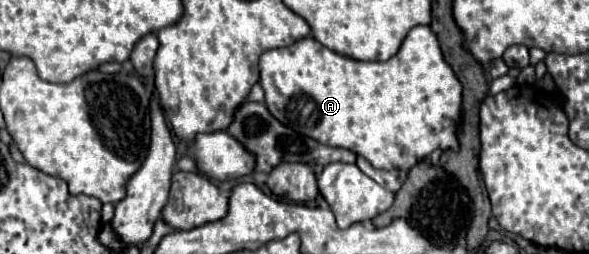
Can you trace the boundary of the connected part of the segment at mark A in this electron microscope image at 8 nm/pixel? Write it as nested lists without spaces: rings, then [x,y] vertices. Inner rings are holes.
[[[414,27],[406,39],[402,41],[402,47],[400,51],[380,63],[380,61],[372,61],[372,63],[366,63],[366,61],[356,61],[356,59],[350,59],[350,57],[344,57],[344,55],[338,55],[334,51],[330,51],[328,47],[320,45],[316,39],[312,37],[304,37],[300,41],[296,41],[294,45],[290,47],[280,47],[280,49],[270,49],[270,51],[264,51],[260,55],[260,85],[264,89],[264,95],[266,95],[266,107],[268,111],[280,121],[284,123],[286,127],[292,127],[294,129],[294,121],[296,121],[296,131],[302,133],[302,135],[308,135],[312,139],[316,139],[318,143],[324,143],[324,145],[330,145],[330,147],[342,147],[342,149],[348,149],[356,155],[362,155],[364,159],[370,161],[372,167],[376,169],[412,169],[420,159],[428,157],[434,149],[458,149],[458,139],[456,139],[456,129],[458,129],[458,121],[460,121],[460,103],[462,103],[462,85],[460,81],[456,79],[454,71],[450,69],[450,65],[444,61],[442,57],[442,51],[438,47],[438,39],[436,35],[432,33],[430,27]]]

